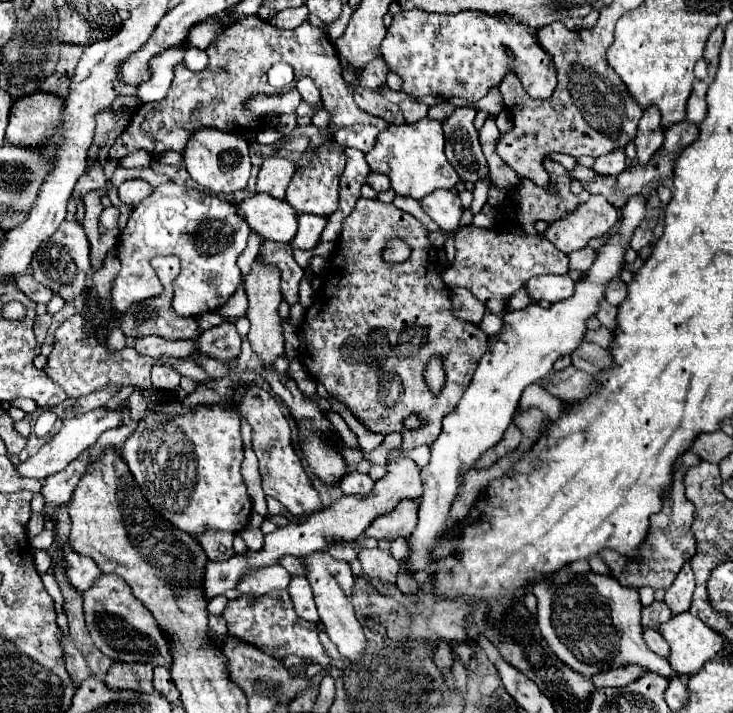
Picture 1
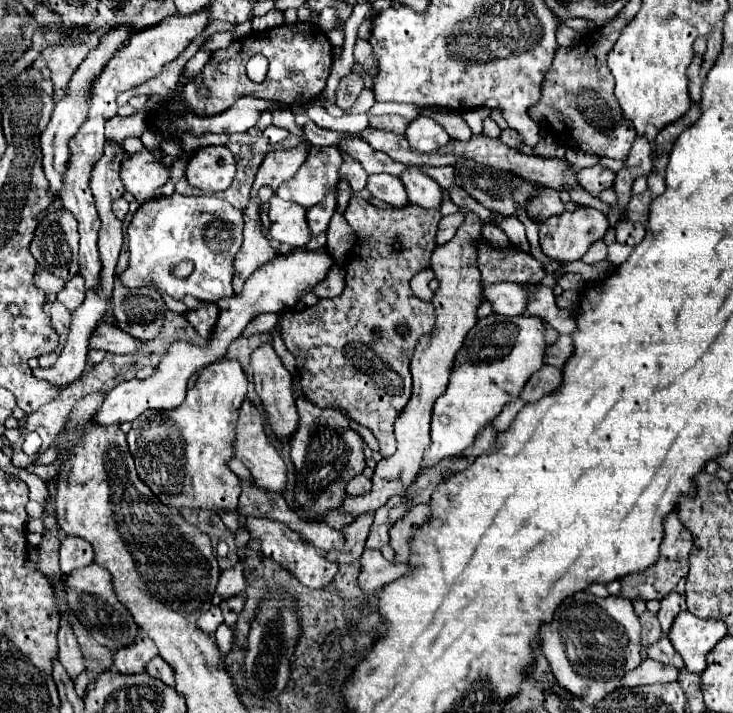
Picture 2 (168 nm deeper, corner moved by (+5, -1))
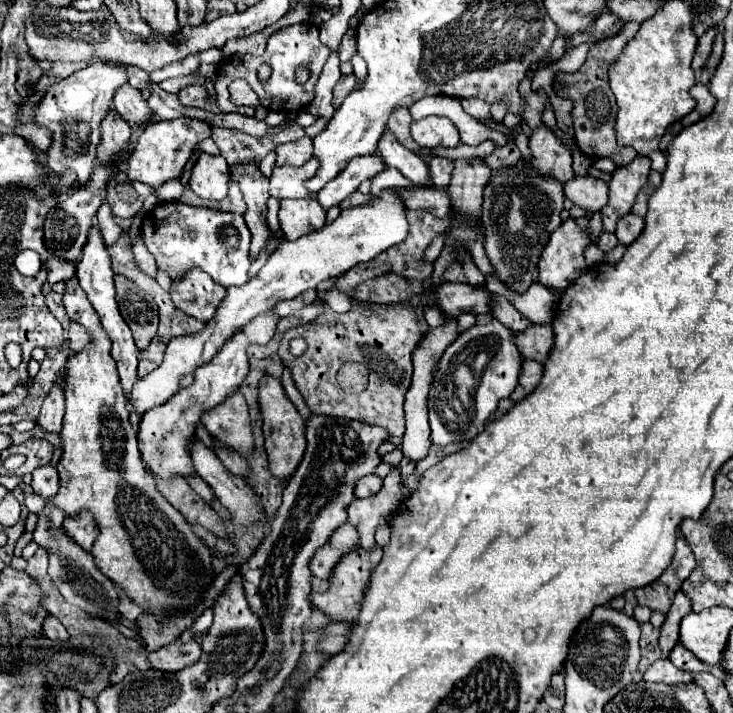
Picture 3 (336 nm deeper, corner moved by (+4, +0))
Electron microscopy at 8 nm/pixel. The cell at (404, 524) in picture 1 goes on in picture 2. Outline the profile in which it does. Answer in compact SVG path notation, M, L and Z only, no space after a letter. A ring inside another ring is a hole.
M365 513L365 515L357 517L357 521L353 521L351 525L347 525L343 529L343 535L345 535L343 547L341 549L331 549L331 551L325 553L329 557L329 561L339 561L339 563L357 561L361 557L361 553L363 553L371 523L373 523L373 515Z

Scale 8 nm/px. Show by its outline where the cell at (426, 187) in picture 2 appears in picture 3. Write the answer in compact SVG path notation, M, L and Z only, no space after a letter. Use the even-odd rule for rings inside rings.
M386 134L380 142L378 142L378 154L382 156L384 164L386 166L394 166L402 172L402 176L406 176L412 184L426 184L430 180L430 174L428 174L428 166L426 162L410 152L408 148L404 148L396 138L394 134Z

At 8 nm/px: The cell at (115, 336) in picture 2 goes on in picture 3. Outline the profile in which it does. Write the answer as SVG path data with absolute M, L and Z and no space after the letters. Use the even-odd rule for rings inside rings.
M72 322L70 324L70 332L68 332L68 344L72 352L80 352L86 344L90 344L90 336L86 332L86 328L82 328L80 324Z

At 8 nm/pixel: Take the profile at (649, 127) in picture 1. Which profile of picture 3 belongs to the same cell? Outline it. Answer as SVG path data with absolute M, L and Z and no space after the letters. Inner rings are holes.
M638 154L634 162L616 168L610 180L610 200L602 208L602 224L606 232L616 230L616 222L626 216L636 200L638 190L646 184L650 172L648 156Z

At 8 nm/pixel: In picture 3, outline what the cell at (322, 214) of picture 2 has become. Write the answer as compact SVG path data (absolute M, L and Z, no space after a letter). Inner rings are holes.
M364 156L364 158L352 160L344 168L344 172L340 172L316 194L316 200L328 212L332 206L338 206L342 200L346 200L364 180L370 180L370 176L374 176L374 172L380 172L382 168L384 168L384 162L378 156Z

